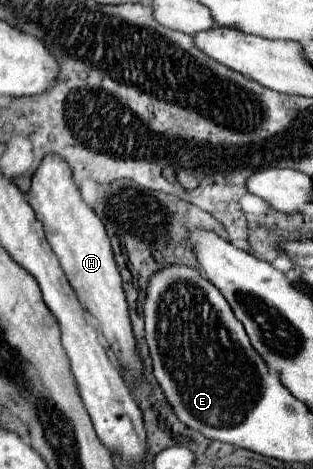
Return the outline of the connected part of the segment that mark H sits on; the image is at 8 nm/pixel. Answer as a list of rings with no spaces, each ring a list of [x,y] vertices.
[[[48,154],[42,158],[38,170],[32,176],[32,188],[28,192],[28,202],[32,204],[36,218],[44,224],[46,240],[60,260],[60,266],[78,290],[78,298],[86,304],[90,314],[96,318],[98,330],[102,332],[108,348],[116,354],[120,370],[128,368],[126,376],[142,376],[142,364],[136,354],[136,342],[132,336],[132,326],[128,318],[128,304],[122,292],[122,278],[112,256],[110,238],[104,230],[102,220],[94,210],[82,200],[78,186],[72,180],[72,170],[62,156]]]

